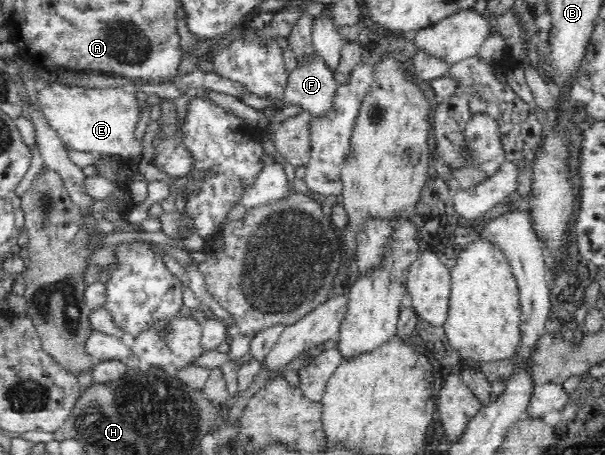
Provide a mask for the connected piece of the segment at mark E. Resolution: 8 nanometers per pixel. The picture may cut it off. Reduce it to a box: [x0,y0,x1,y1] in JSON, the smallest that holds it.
[37,83,141,162]

